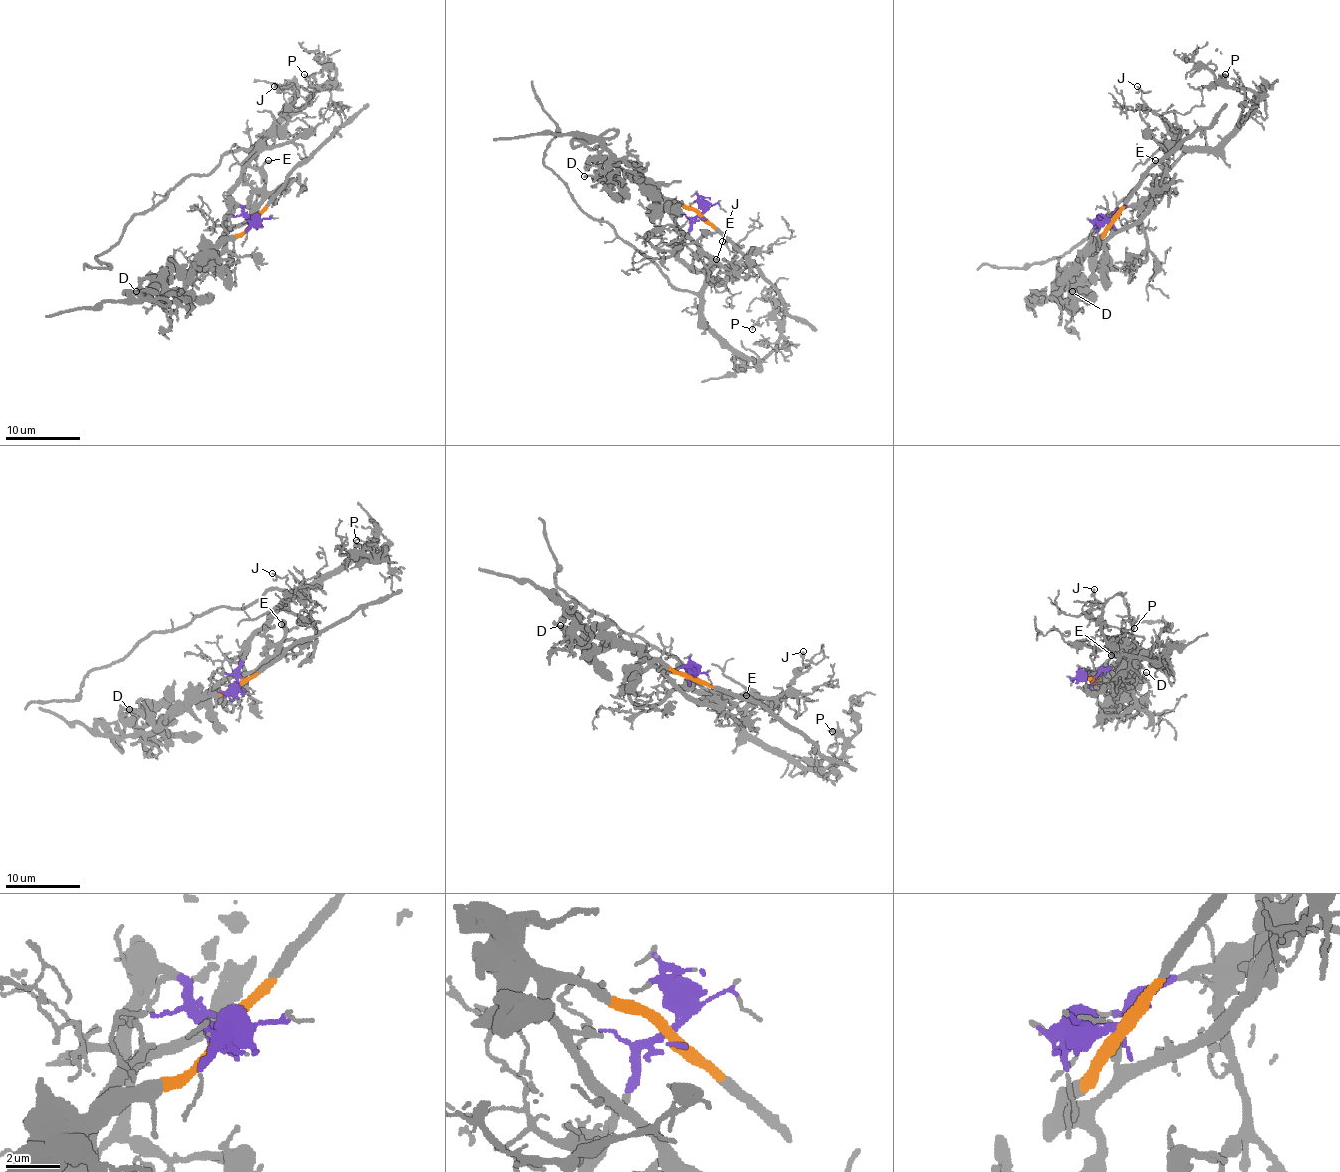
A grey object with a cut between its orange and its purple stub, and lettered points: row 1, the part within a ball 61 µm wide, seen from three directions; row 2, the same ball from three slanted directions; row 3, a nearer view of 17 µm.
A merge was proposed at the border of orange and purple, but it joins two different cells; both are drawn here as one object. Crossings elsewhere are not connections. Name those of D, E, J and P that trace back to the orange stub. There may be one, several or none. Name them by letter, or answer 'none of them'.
D, E

